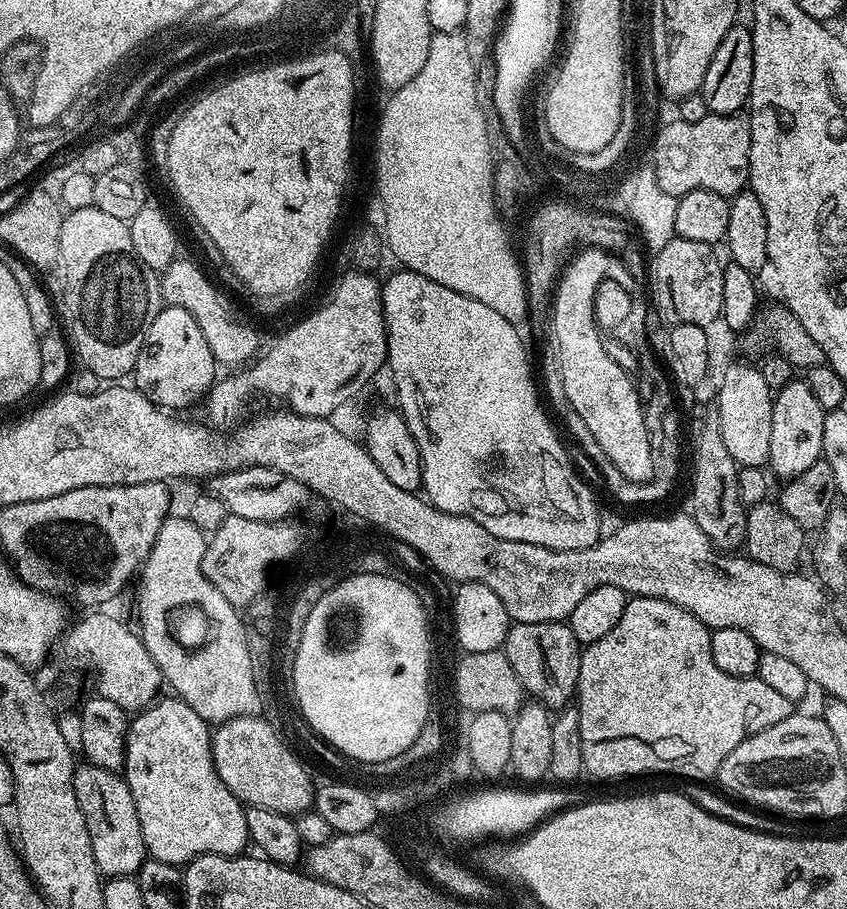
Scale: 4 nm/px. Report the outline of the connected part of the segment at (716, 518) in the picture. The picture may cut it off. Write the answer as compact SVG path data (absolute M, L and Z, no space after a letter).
M708 406L704 412L704 425L696 436L696 449L692 452L692 508L690 514L694 522L720 550L736 550L746 538L746 505L738 494L740 473L726 442L722 442L722 426L718 422L718 410Z

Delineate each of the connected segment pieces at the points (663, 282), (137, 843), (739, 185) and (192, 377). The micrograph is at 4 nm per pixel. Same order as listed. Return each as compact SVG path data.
M675 235L662 250L654 253L656 260L650 269L650 300L662 315L668 319L669 325L689 324L690 326L702 326L706 329L713 327L712 323L721 319L722 310L722 274L724 273L724 264L722 260L716 257L717 249L706 242L694 242L690 238L682 238Z
M89 762L83 766L85 768L75 769L72 785L78 806L82 806L82 814L86 818L86 830L90 830L90 846L94 850L96 869L104 878L135 877L146 859L146 849L130 786L120 772L102 770Z
M710 114L706 118L702 118L702 122L682 122L679 118L673 119L673 124L668 124L656 136L656 149L650 155L650 161L653 167L656 168L658 186L662 186L662 190L666 190L666 194L674 197L682 197L690 194L694 190L701 188L702 190L710 190L719 196L733 197L737 196L739 192L745 191L749 187L748 182L748 167L750 166L750 122L747 115L733 114L730 116L718 116Z
M171 306L161 307L160 313L150 322L150 330L146 330L146 338L142 342L142 350L136 359L134 369L135 387L139 388L147 400L165 409L188 408L191 404L196 404L207 397L214 381L217 379L218 365L214 354L210 354L210 346L206 346L206 337L202 335L202 330L198 327L198 322L194 322L194 314L190 314L181 308Z

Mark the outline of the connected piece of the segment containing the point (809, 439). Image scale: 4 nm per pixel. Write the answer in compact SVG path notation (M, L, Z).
M793 378L786 386L782 386L775 393L772 401L772 421L770 422L770 454L768 464L771 471L783 478L791 478L802 474L802 470L808 470L814 466L814 462L822 456L822 422L826 409L818 406L818 398L808 389L807 379Z

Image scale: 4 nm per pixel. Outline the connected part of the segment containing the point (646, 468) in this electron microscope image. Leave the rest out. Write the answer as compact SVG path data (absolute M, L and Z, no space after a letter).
M585 248L576 253L568 261L568 267L564 269L560 282L556 286L556 294L552 301L552 311L556 314L556 339L562 346L562 361L564 361L564 385L566 385L566 398L574 410L578 410L582 422L586 422L590 434L598 438L606 458L618 466L622 474L633 477L638 481L645 481L649 474L655 473L656 466L652 460L648 460L648 440L644 440L644 424L641 419L646 415L646 408L636 392L636 384L630 372L623 369L615 361L614 357L604 355L607 343L596 344L596 335L590 334L590 316L592 315L591 296L596 289L596 281L603 273L605 259L591 248Z

